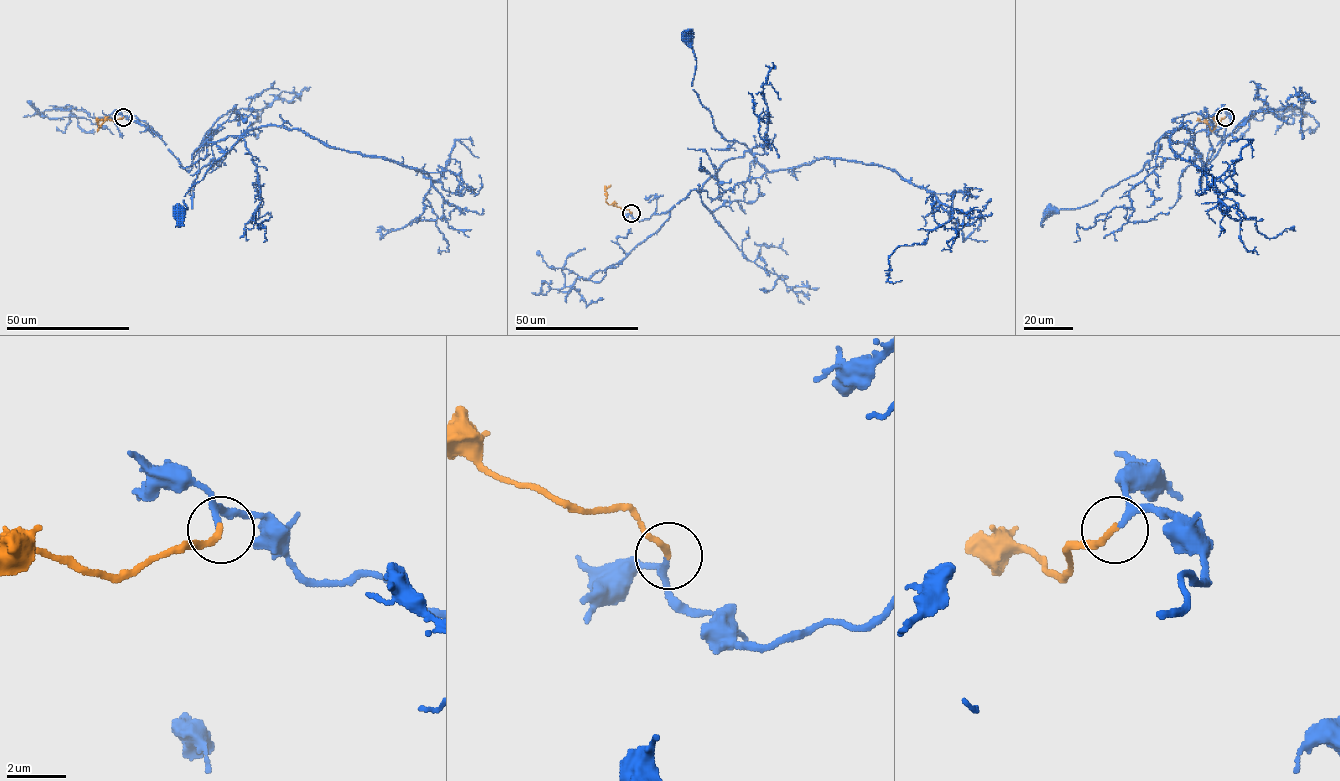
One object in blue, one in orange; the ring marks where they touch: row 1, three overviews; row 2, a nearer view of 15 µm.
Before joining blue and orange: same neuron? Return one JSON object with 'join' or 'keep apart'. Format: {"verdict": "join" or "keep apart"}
{"verdict": "join"}

